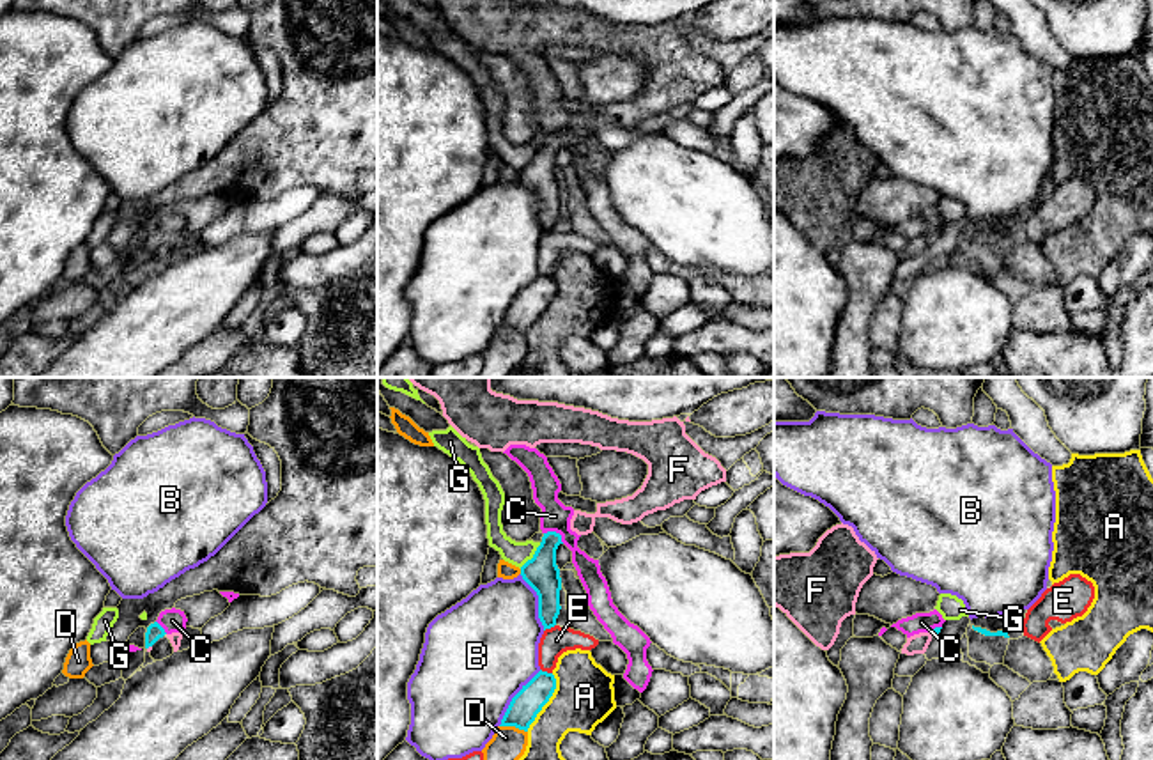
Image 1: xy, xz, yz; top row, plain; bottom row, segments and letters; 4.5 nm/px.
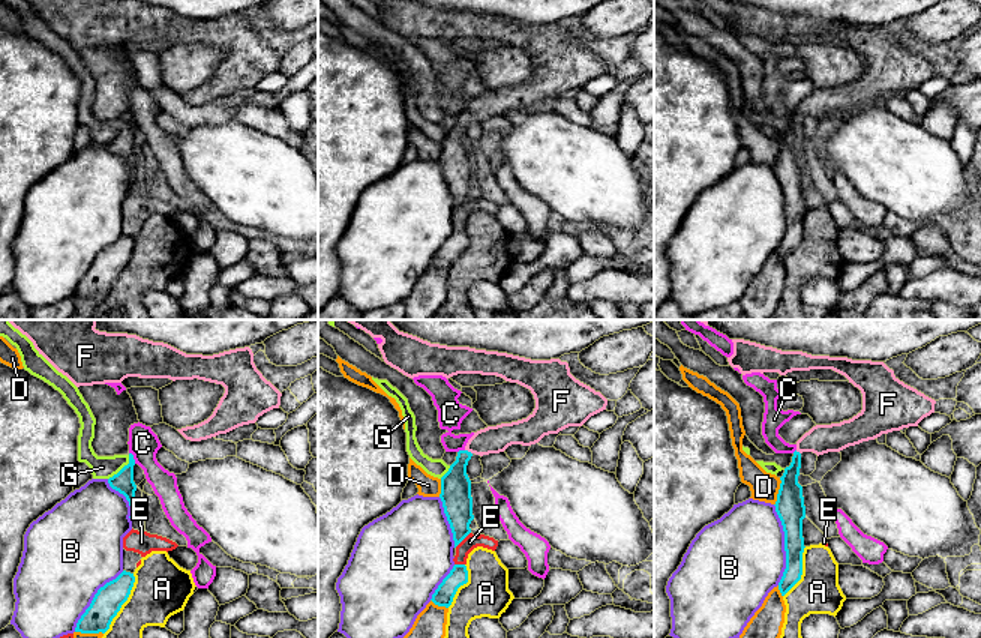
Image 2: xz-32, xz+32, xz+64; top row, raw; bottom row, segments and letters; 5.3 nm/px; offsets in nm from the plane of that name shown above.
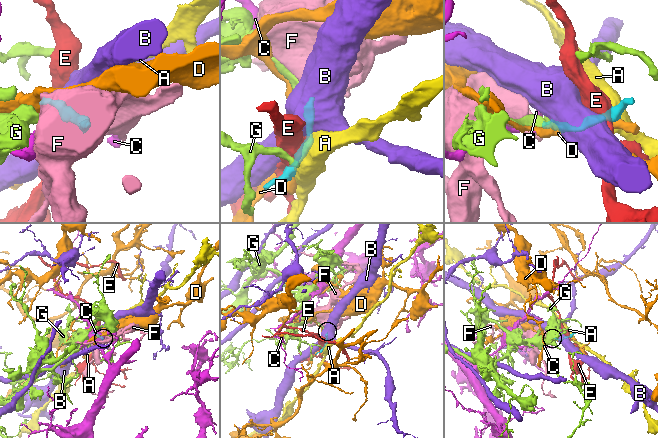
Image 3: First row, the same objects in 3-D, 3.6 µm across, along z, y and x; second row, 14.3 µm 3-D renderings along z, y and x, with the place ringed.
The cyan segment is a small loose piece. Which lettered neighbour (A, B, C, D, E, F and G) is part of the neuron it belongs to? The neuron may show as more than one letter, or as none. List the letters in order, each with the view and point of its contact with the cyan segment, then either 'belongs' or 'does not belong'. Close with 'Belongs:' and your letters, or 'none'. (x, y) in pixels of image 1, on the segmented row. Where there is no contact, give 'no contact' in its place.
A: xz (548, 700) | does not belong
B: xz (512, 698) | does not belong
C: xz (555, 532) | does not belong
D: xz (514, 725) | does not belong
E: xz (549, 628) | does not belong
F: xy (149, 645) | belongs
G: xz (533, 557) | does not belong
Belongs: F

